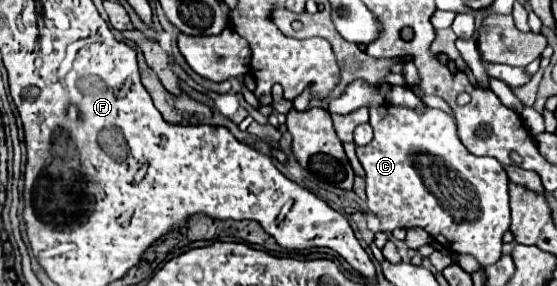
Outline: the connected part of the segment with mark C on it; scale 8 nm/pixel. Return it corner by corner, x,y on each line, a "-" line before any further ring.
391,103
369,107
369,125
375,137
369,145
357,147
357,159
365,169
367,207
381,221
381,231
395,227
425,229
437,243
451,247
455,253
473,255
483,267
493,265
501,257
503,233
509,231
509,189
507,173
493,157
471,155
457,137
457,127
451,115
441,109
409,109

